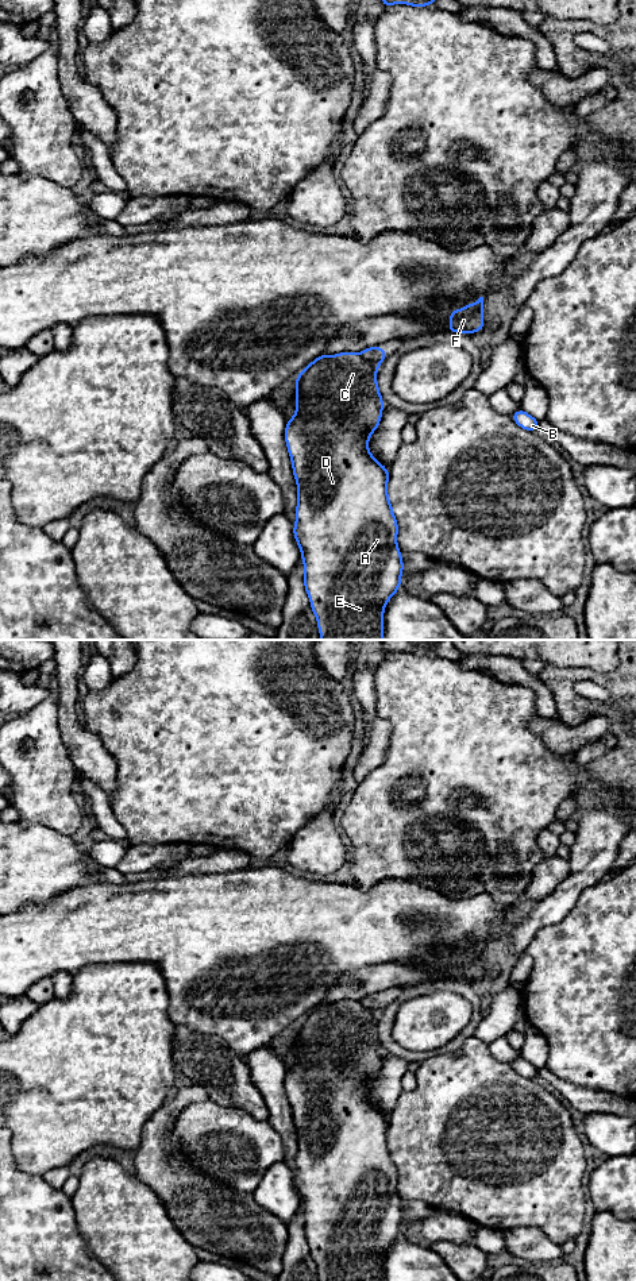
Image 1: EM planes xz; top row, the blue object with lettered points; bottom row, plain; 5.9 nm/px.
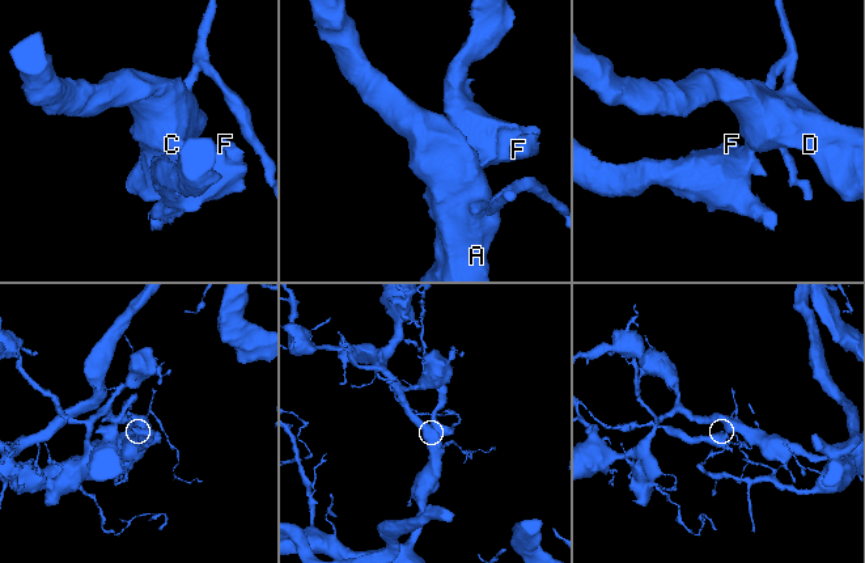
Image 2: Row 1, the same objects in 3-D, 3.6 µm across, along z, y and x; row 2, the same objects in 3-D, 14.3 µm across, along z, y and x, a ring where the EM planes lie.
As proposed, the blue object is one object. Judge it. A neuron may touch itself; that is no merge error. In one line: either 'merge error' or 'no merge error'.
merge error

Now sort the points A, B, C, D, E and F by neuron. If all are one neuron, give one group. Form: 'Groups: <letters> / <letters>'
Groups: A B C D E / F

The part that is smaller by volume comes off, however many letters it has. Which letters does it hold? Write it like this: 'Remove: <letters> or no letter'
Remove: F

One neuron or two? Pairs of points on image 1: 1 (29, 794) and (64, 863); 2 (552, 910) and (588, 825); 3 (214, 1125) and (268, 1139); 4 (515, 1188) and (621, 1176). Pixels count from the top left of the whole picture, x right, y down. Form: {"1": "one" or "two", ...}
{"1": "two", "2": "one", "3": "one", "4": "two"}

